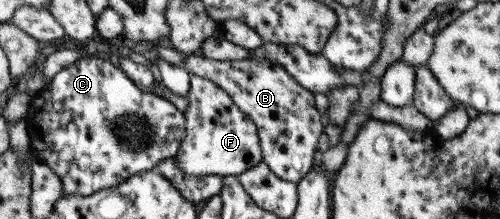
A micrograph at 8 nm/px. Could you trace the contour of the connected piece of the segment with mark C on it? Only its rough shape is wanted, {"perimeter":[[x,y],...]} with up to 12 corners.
{"perimeter":[[80,57],[31,99],[31,159],[89,197],[173,158],[185,117]]}

